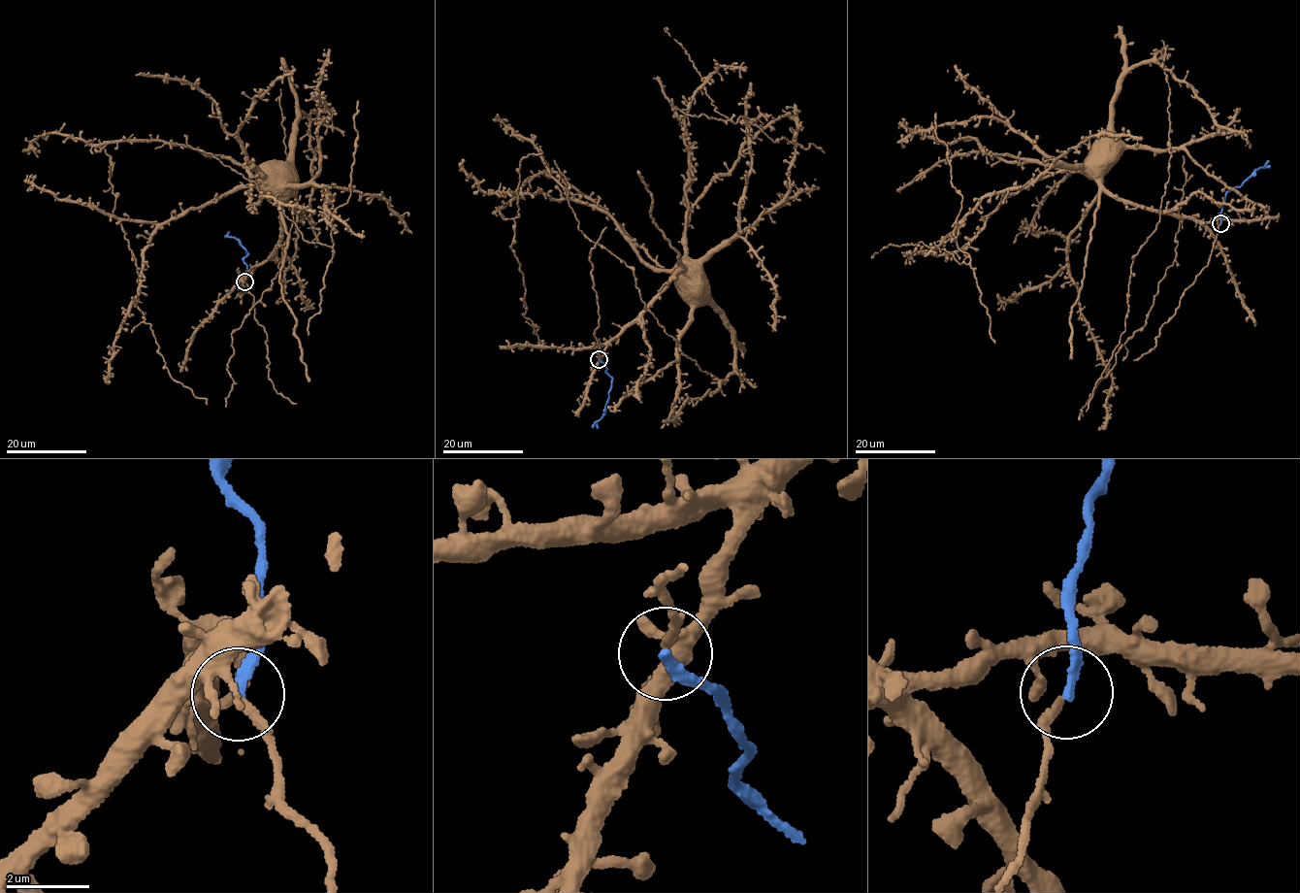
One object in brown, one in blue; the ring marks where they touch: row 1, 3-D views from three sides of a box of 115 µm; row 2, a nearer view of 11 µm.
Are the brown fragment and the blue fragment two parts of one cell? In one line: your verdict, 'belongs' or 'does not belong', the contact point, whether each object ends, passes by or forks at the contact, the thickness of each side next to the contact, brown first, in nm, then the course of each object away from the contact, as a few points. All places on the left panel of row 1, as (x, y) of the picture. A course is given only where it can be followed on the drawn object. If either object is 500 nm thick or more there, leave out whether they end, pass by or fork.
belongs | (244, 281) | brown forks | blue ends | 100/240 nm | brown via (244, 281), (243, 276), (268, 258), (279, 237), (279, 203), (273, 196), (268, 175) | blue via (245, 281), (247, 271), (243, 257), (248, 254), (228, 232)

